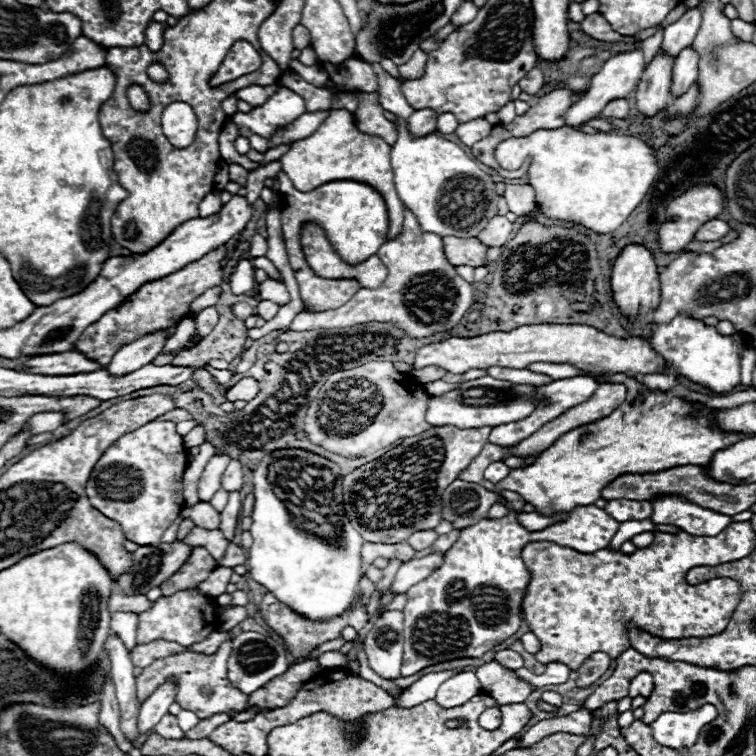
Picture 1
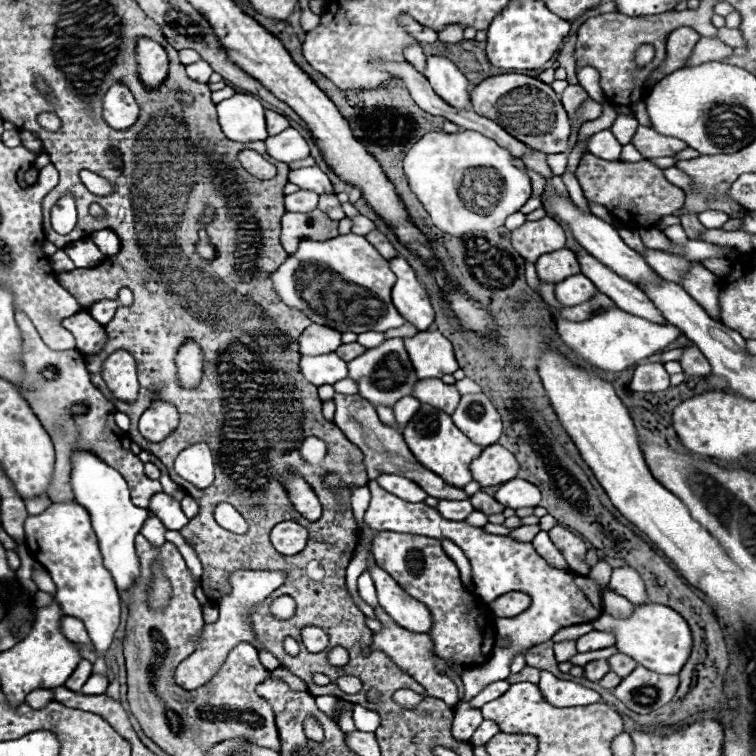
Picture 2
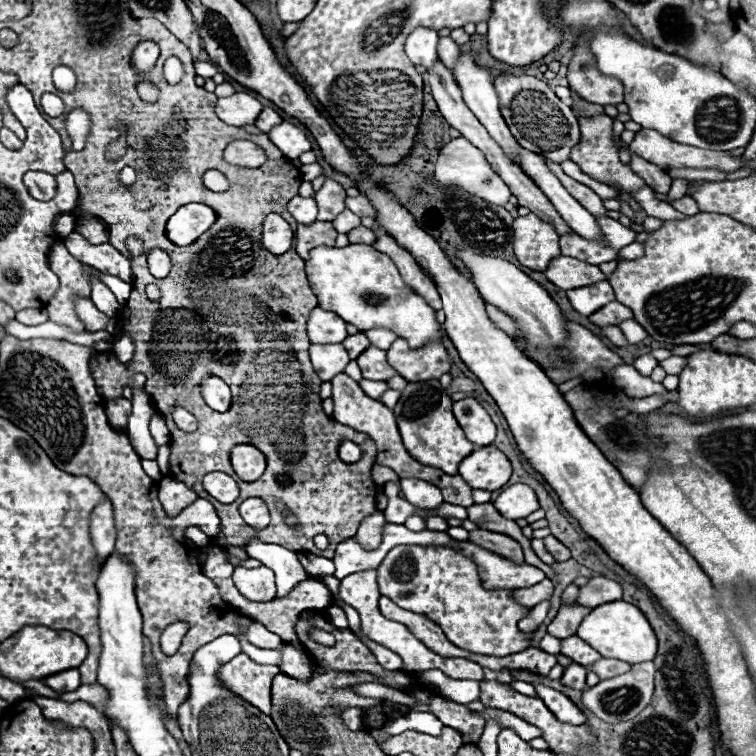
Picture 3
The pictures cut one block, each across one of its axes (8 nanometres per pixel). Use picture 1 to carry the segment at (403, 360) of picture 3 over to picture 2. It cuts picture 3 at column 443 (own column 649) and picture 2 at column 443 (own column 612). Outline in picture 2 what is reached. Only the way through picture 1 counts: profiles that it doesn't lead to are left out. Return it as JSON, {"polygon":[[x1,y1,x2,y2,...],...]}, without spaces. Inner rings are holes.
{"polygon":[[418,332,414,338,404,338,408,356,416,368,418,378,442,378,458,370,452,344,438,332]]}

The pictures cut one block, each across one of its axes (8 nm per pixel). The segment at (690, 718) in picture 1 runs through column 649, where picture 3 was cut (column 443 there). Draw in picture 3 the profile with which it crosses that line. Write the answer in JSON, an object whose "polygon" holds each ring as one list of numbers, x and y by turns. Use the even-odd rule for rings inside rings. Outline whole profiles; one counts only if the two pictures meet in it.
{"polygon":[[408,712,404,718,398,720,388,720,384,724,384,732,388,732,390,736,398,736,406,730,416,730,416,732,424,732,430,736,440,736,444,724,432,714,432,712]]}

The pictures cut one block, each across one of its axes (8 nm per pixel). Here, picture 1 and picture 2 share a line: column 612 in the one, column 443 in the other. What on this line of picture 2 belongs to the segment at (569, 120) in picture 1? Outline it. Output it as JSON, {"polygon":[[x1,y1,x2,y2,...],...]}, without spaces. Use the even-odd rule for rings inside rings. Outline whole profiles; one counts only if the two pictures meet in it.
{"polygon":[[428,56,424,76,430,80,434,92,452,104,454,108,468,108,470,96,468,96,468,80,464,74,456,68,454,62,450,62,444,56]]}

